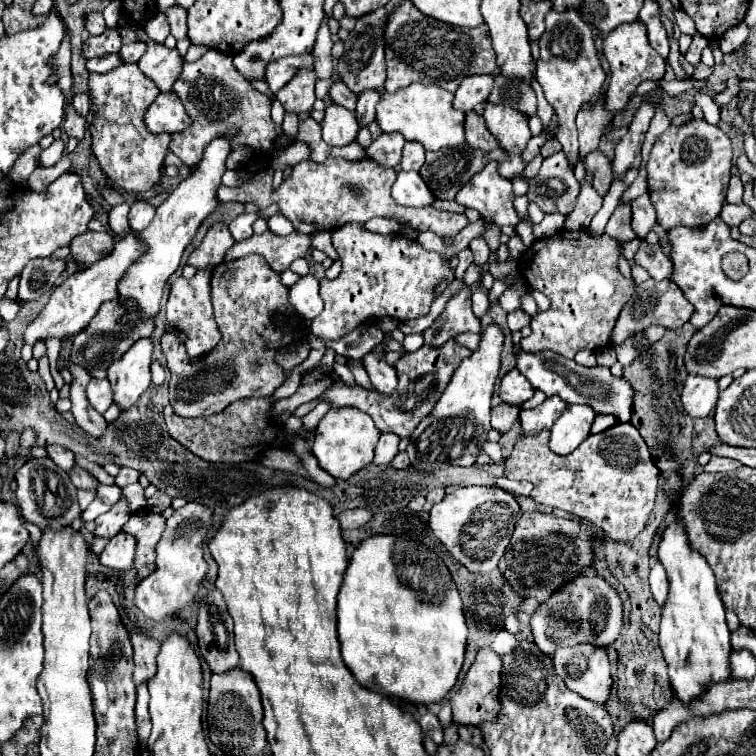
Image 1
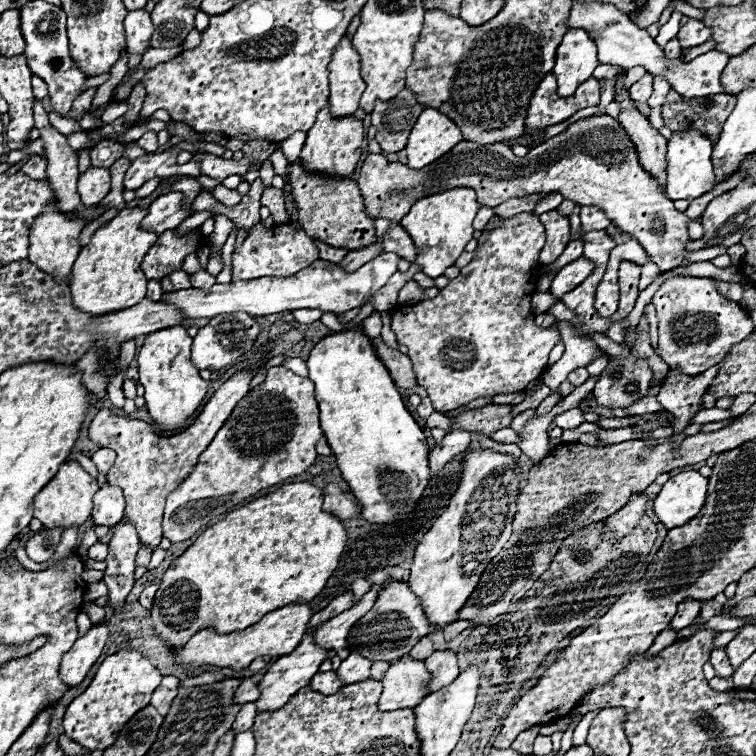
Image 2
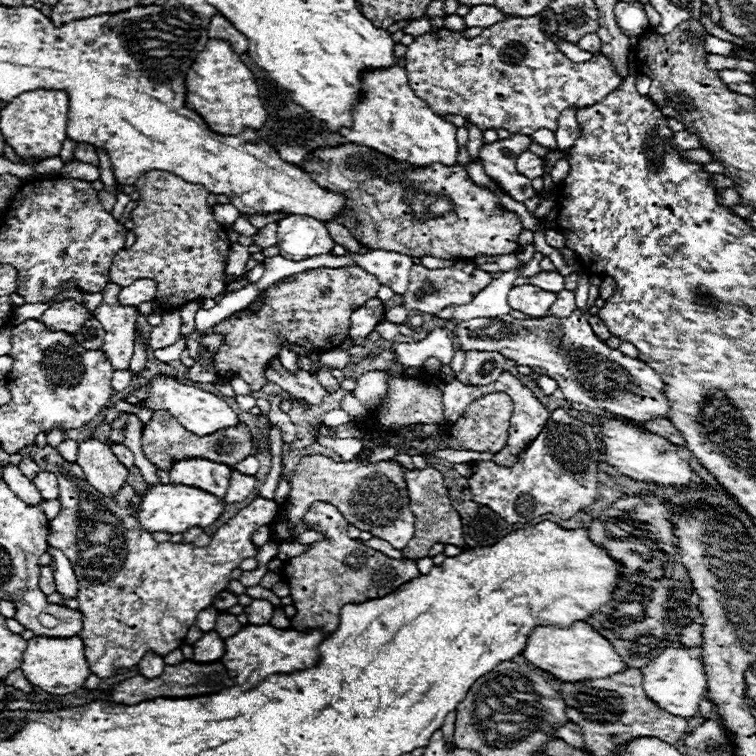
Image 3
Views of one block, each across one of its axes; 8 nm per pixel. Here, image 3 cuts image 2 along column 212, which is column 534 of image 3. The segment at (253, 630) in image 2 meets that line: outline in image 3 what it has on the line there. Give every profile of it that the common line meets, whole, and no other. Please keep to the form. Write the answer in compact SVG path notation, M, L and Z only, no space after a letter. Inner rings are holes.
M574 622L568 628L558 626L538 626L526 642L522 656L534 666L550 672L562 682L578 682L586 678L610 678L612 674L626 670L628 666L620 658L620 654L612 648L612 644L600 636L590 624Z

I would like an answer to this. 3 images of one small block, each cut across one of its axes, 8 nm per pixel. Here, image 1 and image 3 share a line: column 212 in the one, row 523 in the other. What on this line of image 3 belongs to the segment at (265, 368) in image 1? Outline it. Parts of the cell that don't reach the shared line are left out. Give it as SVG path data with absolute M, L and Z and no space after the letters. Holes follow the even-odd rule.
M364 446L360 454L350 462L334 462L318 454L302 456L290 480L290 494L278 512L278 520L270 522L270 540L282 544L284 540L300 536L308 530L304 524L304 514L310 510L310 506L314 502L328 502L336 506L346 518L346 522L356 526L358 530L372 532L374 536L390 542L396 550L408 546L410 538L414 536L414 514L408 506L410 500L402 466L394 460L380 460L376 464L368 464L366 454L372 452L372 448ZM358 458L364 458L364 462L358 462Z

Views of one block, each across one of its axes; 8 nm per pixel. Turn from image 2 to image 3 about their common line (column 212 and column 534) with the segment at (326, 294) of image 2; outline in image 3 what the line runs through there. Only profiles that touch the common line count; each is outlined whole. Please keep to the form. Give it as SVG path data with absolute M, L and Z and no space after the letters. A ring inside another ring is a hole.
M532 284L514 286L508 292L508 306L512 310L518 310L518 312L522 312L526 316L532 316L532 318L546 316L550 306L554 304L554 300L556 300L554 292L542 290L542 288L532 286Z

